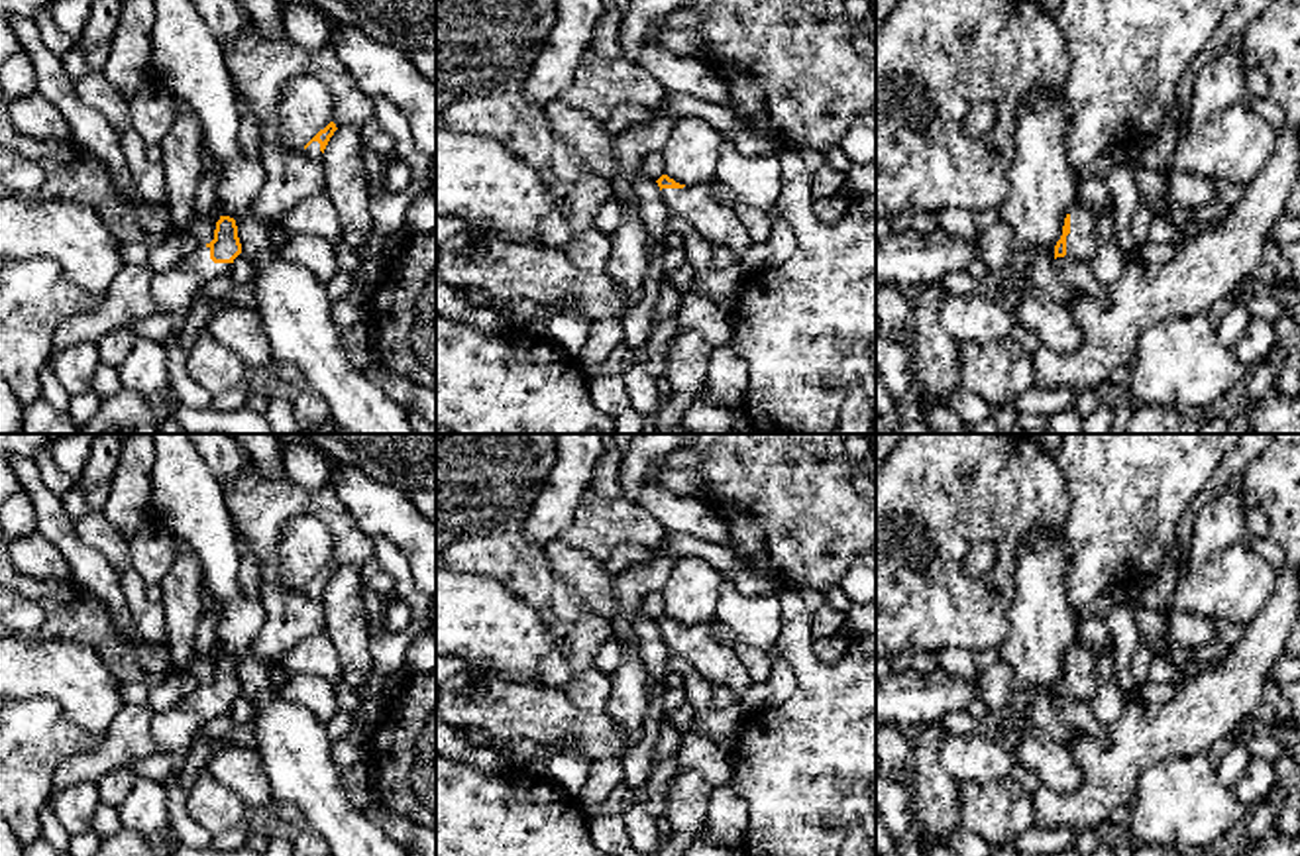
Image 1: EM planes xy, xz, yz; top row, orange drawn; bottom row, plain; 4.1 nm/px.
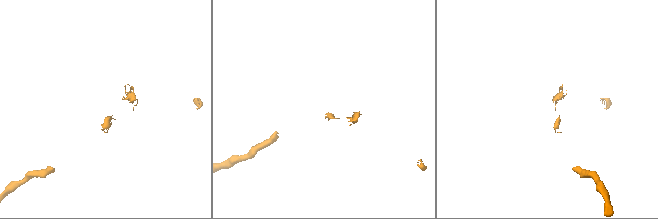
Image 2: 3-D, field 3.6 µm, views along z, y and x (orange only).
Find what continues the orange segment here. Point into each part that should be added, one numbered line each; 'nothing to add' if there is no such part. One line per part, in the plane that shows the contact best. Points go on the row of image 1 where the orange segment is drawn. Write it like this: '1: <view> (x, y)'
1: yz (1083, 242)

